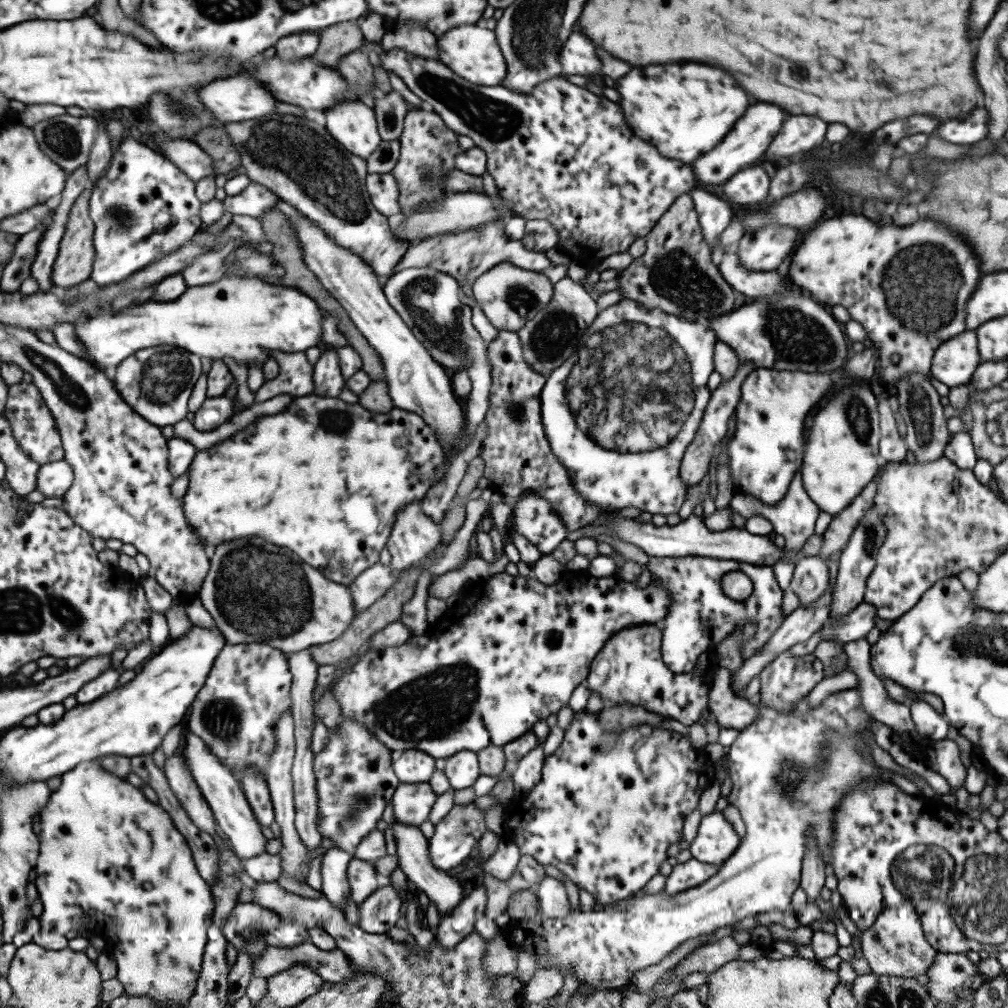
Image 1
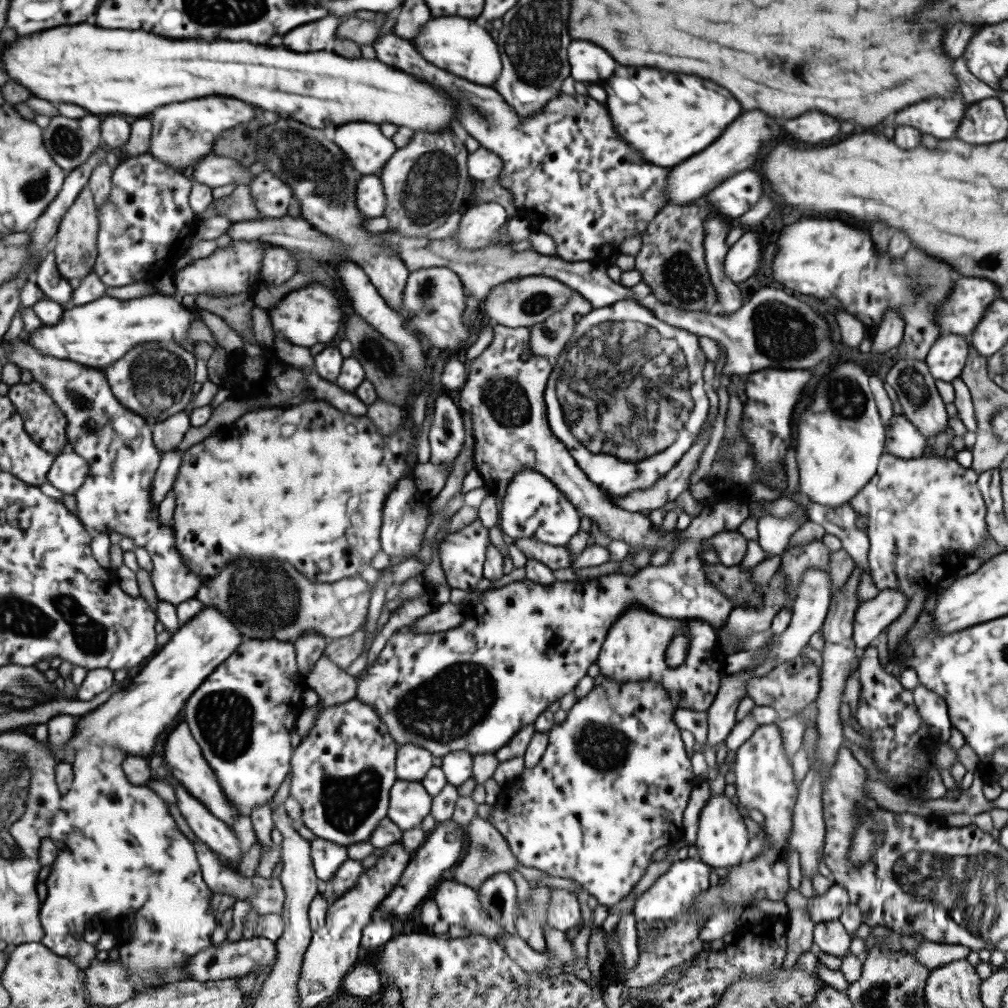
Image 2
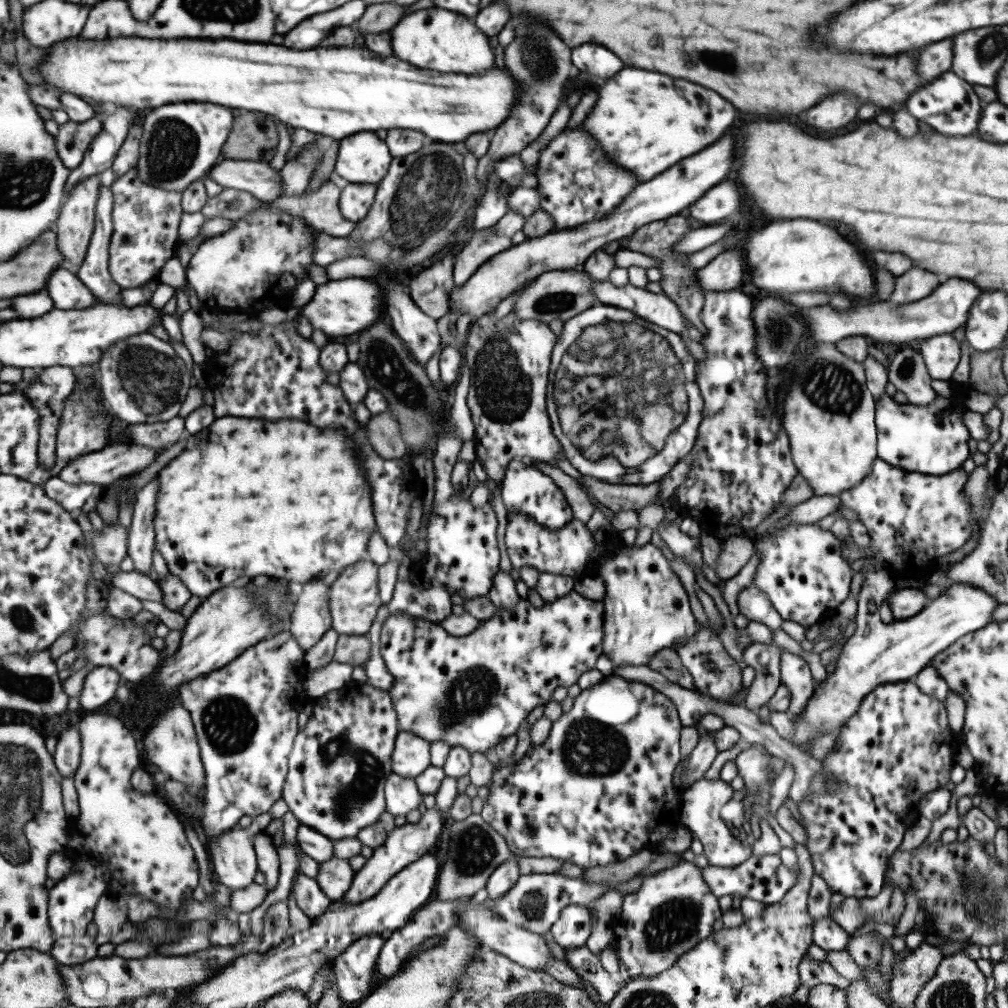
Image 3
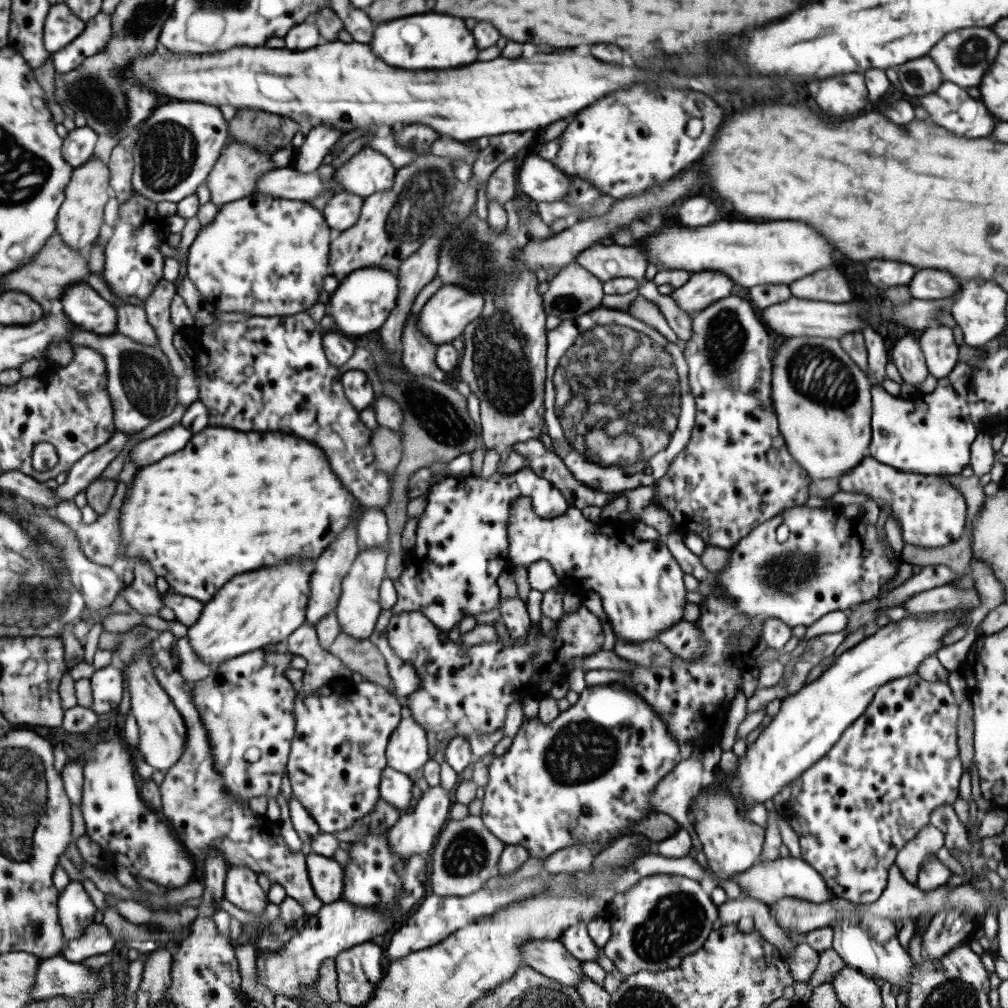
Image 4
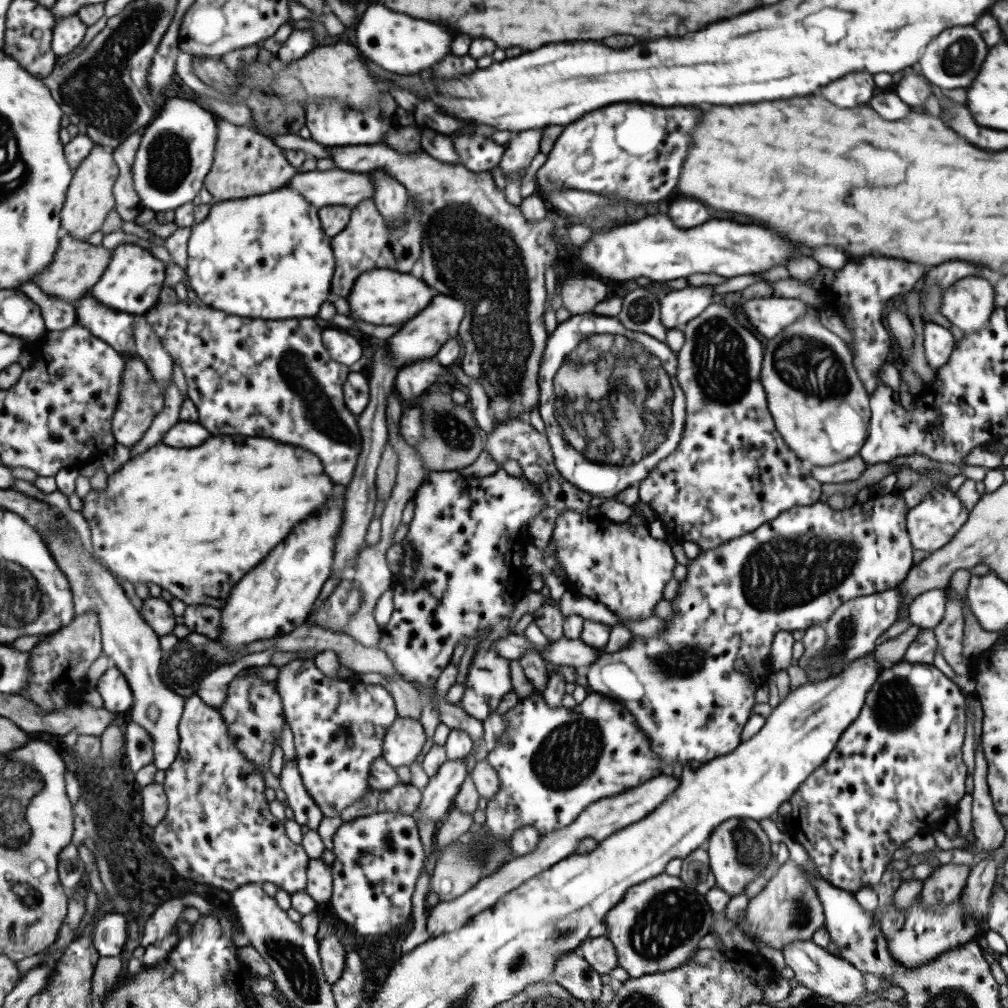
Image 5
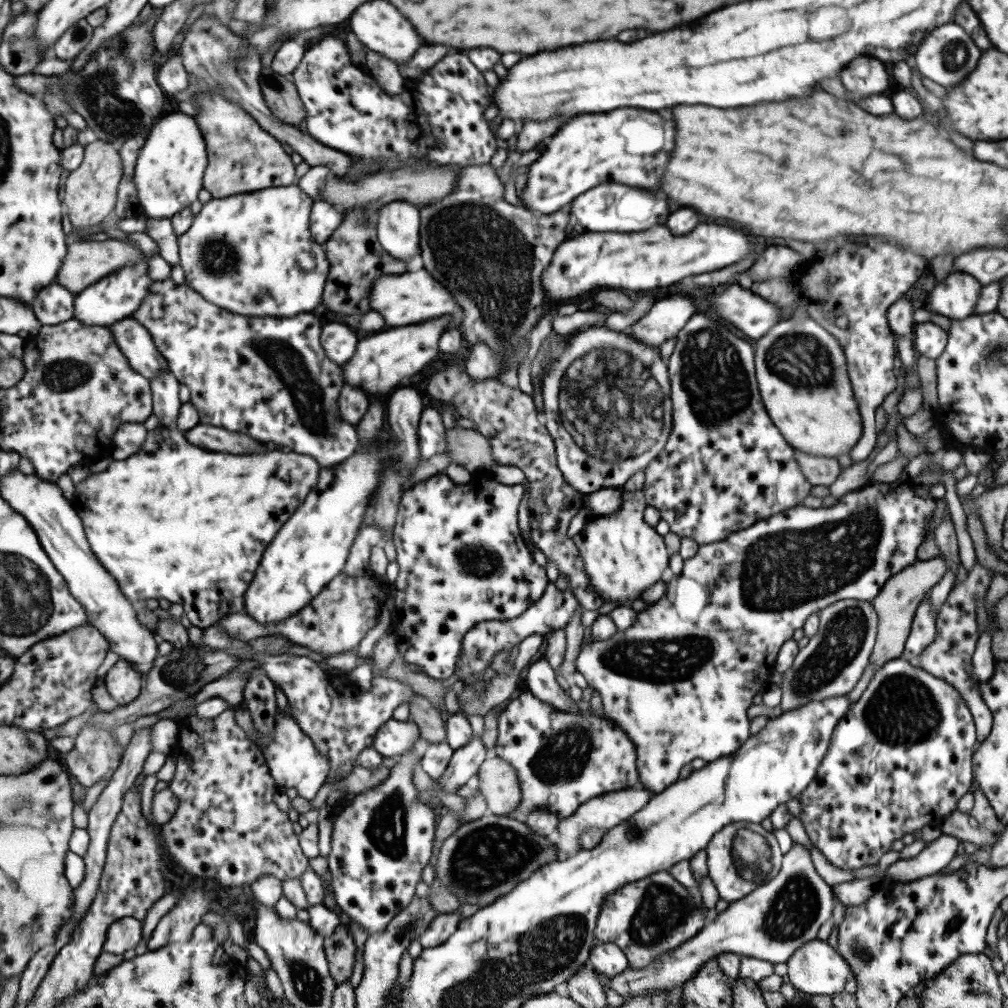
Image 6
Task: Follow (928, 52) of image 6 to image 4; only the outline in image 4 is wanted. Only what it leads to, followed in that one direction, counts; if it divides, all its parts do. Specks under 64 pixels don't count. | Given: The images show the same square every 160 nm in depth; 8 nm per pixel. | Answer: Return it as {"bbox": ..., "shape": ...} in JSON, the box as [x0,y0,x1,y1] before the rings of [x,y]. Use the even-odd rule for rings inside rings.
{"bbox":[929,28,1001,88],"shape":[[[965,28],[965,30],[955,30],[955,32],[945,34],[943,40],[939,40],[929,50],[929,56],[933,56],[933,60],[937,62],[937,68],[941,72],[943,81],[953,81],[953,84],[963,88],[966,86],[977,87],[987,66],[997,56],[999,46],[1001,46],[1001,40],[997,40],[997,36],[989,28]],[[949,64],[953,64],[955,72]]]}

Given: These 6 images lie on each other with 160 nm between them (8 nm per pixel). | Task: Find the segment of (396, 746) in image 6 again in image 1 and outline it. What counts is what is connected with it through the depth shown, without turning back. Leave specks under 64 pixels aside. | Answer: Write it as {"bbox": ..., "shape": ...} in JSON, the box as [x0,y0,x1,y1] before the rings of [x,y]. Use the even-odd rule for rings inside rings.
{"bbox":[392,749,434,783],"shape":[[[419,749],[404,750],[392,757],[393,774],[401,783],[427,783],[433,774],[434,758],[421,752]]]}

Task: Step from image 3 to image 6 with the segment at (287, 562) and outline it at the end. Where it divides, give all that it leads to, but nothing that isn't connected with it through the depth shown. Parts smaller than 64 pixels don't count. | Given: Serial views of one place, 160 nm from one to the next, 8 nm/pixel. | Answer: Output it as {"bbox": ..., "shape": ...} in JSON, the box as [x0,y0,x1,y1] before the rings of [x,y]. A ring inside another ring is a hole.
{"bbox":[71,426,320,630],"shape":[[[161,426],[149,432],[148,436],[149,442],[141,448],[141,454],[135,454],[129,460],[113,462],[110,464],[111,468],[106,472],[89,474],[85,480],[77,484],[76,493],[71,503],[77,514],[80,514],[83,519],[93,552],[117,579],[121,590],[131,602],[147,600],[147,598],[156,600],[164,598],[171,603],[180,604],[190,624],[202,630],[213,625],[213,621],[219,621],[221,617],[229,616],[229,614],[240,613],[244,609],[244,592],[247,590],[249,581],[252,580],[255,569],[261,560],[263,548],[273,540],[279,526],[289,518],[289,514],[293,514],[293,511],[303,502],[306,494],[315,486],[320,467],[313,460],[313,457],[289,450],[285,450],[285,452],[267,450],[267,452],[263,452],[263,456],[261,454],[243,456],[243,454],[225,454],[225,452],[201,450],[197,446],[191,446],[183,438],[183,434],[177,430],[173,430],[173,432],[163,430],[161,432]]]}

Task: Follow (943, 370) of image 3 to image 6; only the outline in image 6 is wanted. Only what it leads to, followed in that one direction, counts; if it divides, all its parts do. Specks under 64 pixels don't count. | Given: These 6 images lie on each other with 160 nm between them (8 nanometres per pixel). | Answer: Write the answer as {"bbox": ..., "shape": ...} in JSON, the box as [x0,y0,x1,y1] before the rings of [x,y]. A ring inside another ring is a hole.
{"bbox":[911,321,946,360],"shape":[[[926,321],[914,324],[911,338],[913,349],[918,355],[935,360],[943,353],[946,332],[931,321]]]}

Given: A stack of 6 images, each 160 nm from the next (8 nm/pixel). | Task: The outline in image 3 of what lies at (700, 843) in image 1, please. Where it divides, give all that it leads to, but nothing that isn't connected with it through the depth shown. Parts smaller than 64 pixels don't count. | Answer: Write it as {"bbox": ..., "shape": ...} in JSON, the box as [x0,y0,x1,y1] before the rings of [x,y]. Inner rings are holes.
{"bbox":[679,777,751,868],"shape":[[[704,777],[692,782],[687,788],[679,791],[680,823],[691,832],[691,837],[697,839],[703,846],[703,854],[711,866],[730,868],[741,864],[750,858],[751,847],[749,847],[739,832],[733,830],[719,818],[721,807],[731,799],[733,789],[727,782],[721,779],[707,780]]]}

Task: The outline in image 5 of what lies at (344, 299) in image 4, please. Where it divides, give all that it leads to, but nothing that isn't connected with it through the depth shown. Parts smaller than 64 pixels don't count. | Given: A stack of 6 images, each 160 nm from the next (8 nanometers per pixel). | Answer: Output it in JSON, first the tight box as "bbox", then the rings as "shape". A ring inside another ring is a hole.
{"bbox":[347,269,431,326],"shape":[[[373,269],[361,273],[357,282],[349,290],[347,306],[351,310],[351,320],[361,320],[375,326],[395,326],[403,324],[423,310],[431,300],[431,288],[410,273],[401,273],[389,269]]]}

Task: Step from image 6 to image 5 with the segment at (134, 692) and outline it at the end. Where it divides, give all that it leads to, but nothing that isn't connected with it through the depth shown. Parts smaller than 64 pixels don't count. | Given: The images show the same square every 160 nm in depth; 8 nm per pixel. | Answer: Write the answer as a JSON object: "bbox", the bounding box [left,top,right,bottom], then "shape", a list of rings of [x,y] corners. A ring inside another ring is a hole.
{"bbox":[97,664,135,712],"shape":[[[112,664],[99,678],[97,691],[103,700],[103,705],[111,712],[130,712],[135,697],[125,674]]]}

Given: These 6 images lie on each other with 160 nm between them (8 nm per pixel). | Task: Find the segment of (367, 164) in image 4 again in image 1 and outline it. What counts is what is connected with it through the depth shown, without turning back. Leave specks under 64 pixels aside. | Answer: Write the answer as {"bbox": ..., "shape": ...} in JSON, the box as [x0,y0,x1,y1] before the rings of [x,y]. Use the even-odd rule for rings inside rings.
{"bbox":[324,99,382,160],"shape":[[[345,99],[324,110],[326,131],[351,154],[366,160],[382,141],[370,106]]]}

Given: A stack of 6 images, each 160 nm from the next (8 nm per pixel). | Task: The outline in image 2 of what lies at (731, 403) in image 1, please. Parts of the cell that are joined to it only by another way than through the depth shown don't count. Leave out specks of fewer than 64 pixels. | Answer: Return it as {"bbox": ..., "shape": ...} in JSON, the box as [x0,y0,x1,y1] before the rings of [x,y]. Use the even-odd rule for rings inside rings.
{"bbox":[605,437,707,512],"shape":[[[699,437],[688,448],[688,452],[657,482],[645,490],[634,490],[623,496],[605,496],[620,509],[629,512],[640,510],[655,510],[661,508],[666,502],[675,500],[683,490],[687,489],[689,477],[697,469],[699,456],[707,444],[707,437]]]}

